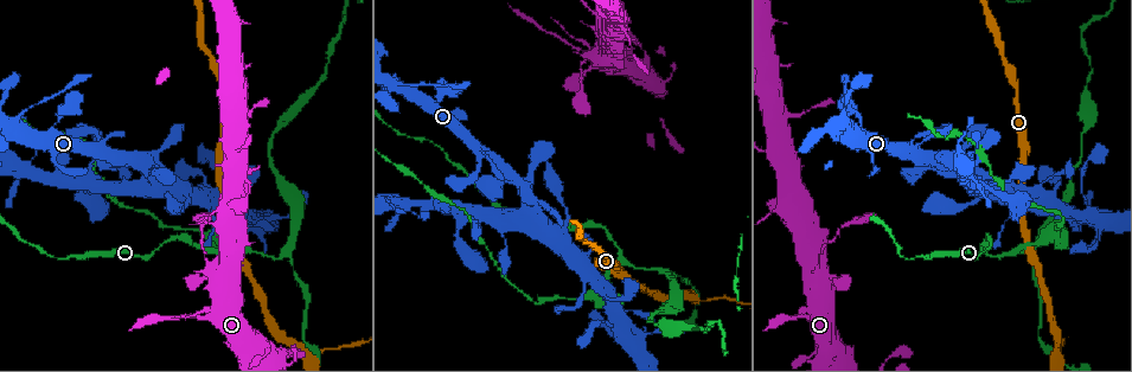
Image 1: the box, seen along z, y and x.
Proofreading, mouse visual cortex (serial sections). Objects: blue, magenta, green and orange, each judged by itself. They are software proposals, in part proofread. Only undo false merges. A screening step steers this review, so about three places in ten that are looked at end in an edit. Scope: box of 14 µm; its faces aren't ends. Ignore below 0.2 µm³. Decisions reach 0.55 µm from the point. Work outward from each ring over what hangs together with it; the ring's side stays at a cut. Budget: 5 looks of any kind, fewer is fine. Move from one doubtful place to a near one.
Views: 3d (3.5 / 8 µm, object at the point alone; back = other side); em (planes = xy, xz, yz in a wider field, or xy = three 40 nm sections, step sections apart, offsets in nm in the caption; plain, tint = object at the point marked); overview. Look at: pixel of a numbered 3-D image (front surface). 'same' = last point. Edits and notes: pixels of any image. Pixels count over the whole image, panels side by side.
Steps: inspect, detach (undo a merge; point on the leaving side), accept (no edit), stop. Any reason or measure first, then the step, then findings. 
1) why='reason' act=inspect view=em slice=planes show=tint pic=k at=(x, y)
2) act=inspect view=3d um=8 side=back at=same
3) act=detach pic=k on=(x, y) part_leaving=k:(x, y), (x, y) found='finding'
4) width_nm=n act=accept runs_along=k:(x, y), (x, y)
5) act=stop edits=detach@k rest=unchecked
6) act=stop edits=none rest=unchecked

why='four-way junction' act=inspect view=3d um=8 pic=1 at=(316, 351)

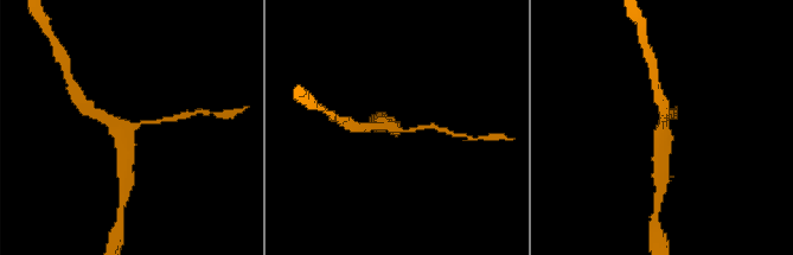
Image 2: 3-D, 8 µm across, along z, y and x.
why='shape alone is not enough' act=inspect view=em slice=xy step=5 show=tint pic=2 at=(665, 125)

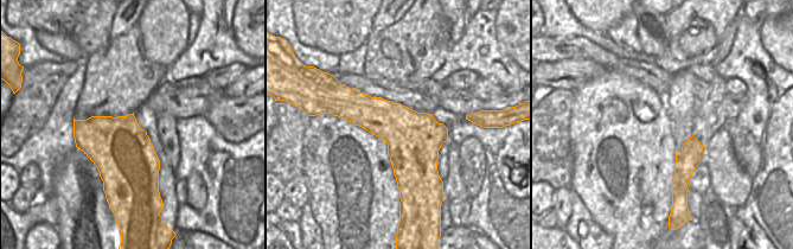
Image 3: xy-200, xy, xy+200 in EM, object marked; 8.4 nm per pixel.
act=accept runs_along=2:(96, 114), (128, 127), (160, 120) found='continuous, no second cell'

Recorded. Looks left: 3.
act=inspect view=3d um=3.5 pic=1 at=(287, 253)

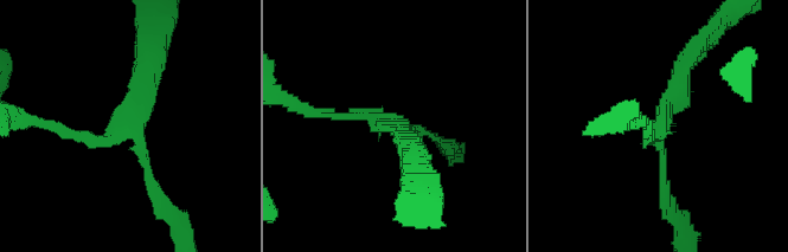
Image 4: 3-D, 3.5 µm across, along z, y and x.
arms=3 arm_widths_nm=100,150,300 act=inspect view=em slice=xy step=5 show=plain pic=4 at=(662, 127)

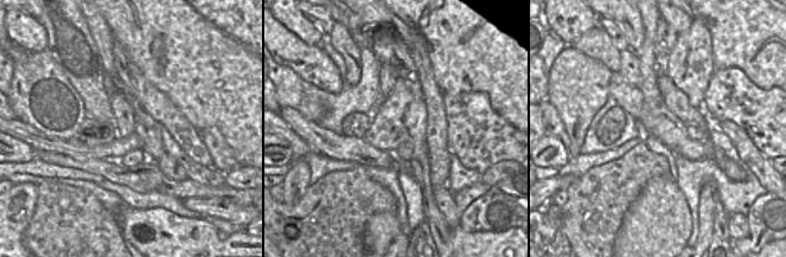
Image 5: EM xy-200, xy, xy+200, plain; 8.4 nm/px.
act=inspect view=em slice=xy step=5 show=tint at=same

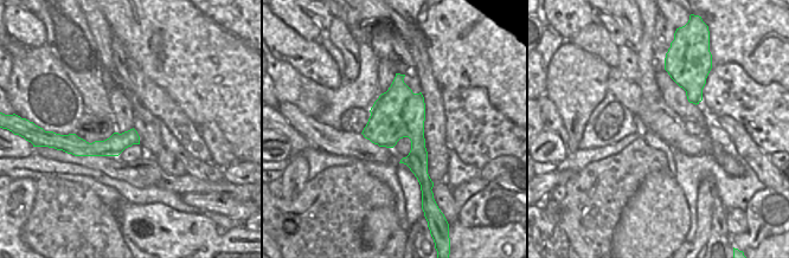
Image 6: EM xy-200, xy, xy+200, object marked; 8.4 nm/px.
act=accept runs_along=4:(52, 127), (107, 141), (143, 101), (147, 62) found='all the same cell'

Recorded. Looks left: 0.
act=stop edits=none rest=unchecked

